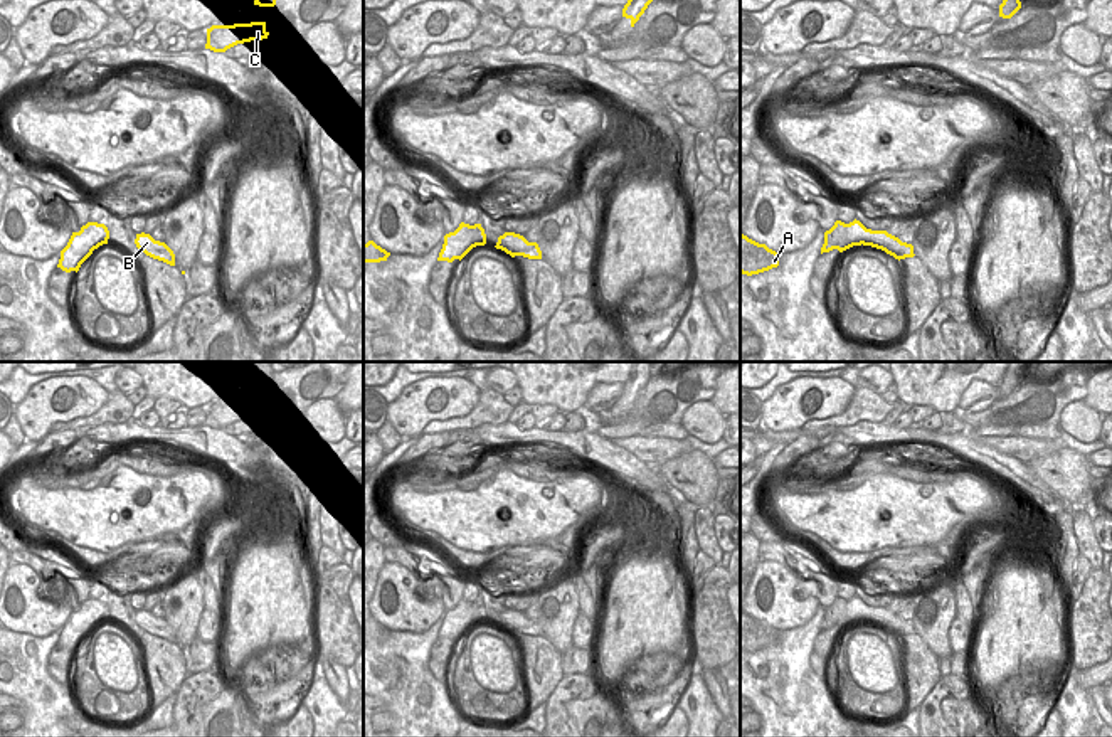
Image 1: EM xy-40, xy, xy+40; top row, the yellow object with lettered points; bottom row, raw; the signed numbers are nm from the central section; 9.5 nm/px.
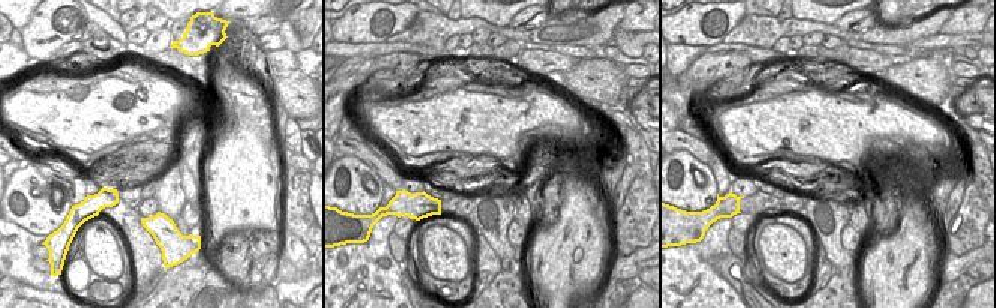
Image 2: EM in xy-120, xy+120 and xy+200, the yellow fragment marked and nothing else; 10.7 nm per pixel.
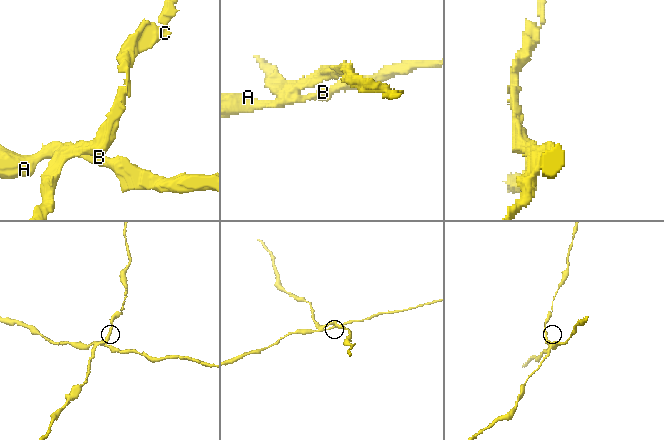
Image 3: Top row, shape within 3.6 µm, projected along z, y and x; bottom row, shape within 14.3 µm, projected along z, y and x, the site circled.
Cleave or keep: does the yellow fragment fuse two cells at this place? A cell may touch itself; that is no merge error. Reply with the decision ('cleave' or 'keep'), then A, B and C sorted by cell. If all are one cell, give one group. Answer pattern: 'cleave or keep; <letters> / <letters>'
cleave; A B / C

